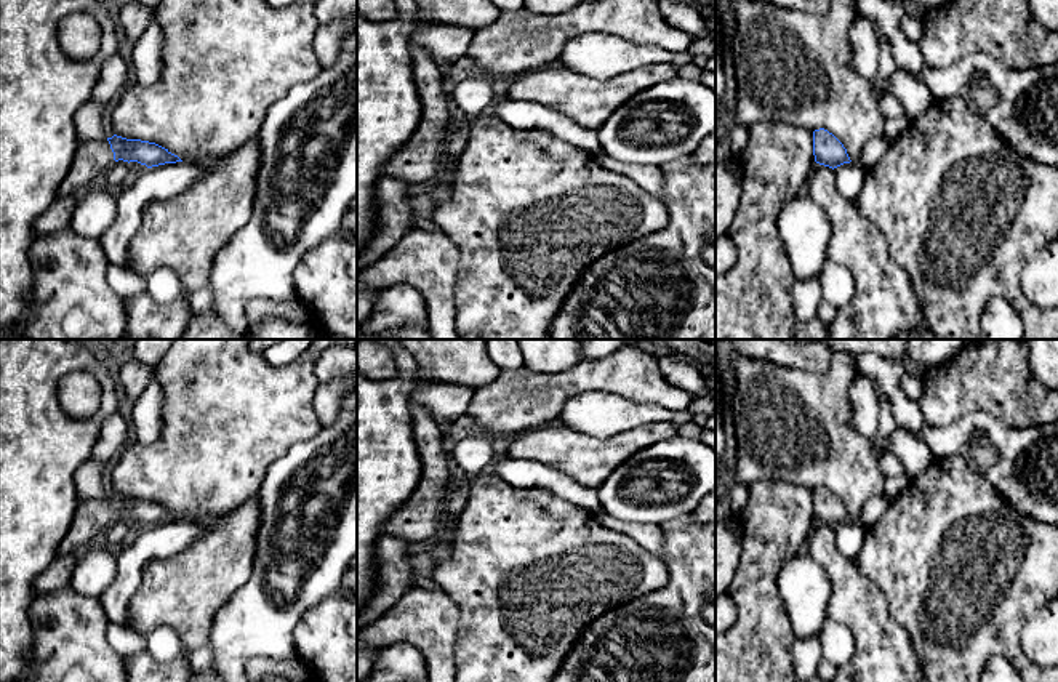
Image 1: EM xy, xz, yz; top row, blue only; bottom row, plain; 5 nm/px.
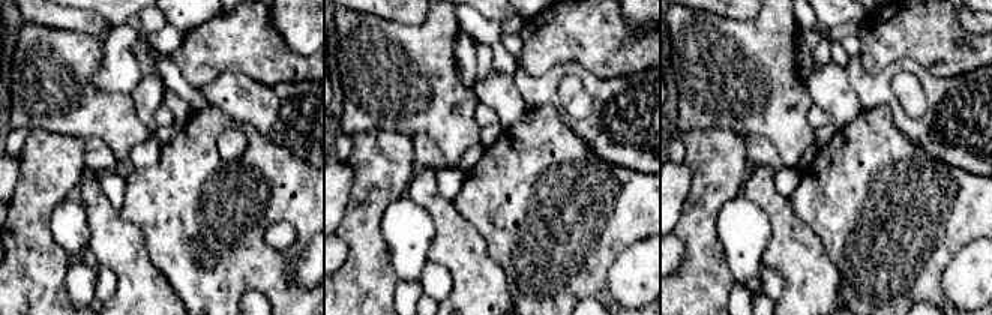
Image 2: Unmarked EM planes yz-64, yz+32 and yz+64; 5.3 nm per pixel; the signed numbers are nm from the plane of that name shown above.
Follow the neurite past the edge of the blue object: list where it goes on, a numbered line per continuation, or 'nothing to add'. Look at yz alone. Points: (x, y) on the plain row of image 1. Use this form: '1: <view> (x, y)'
nothing to add

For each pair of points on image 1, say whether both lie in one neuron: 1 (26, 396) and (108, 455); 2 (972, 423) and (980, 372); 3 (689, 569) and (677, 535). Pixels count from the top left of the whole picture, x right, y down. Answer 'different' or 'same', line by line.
1: different
2: different
3: same

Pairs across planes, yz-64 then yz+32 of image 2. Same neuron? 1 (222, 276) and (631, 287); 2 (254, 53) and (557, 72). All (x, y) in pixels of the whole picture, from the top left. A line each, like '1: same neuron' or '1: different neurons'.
1: different neurons
2: different neurons

